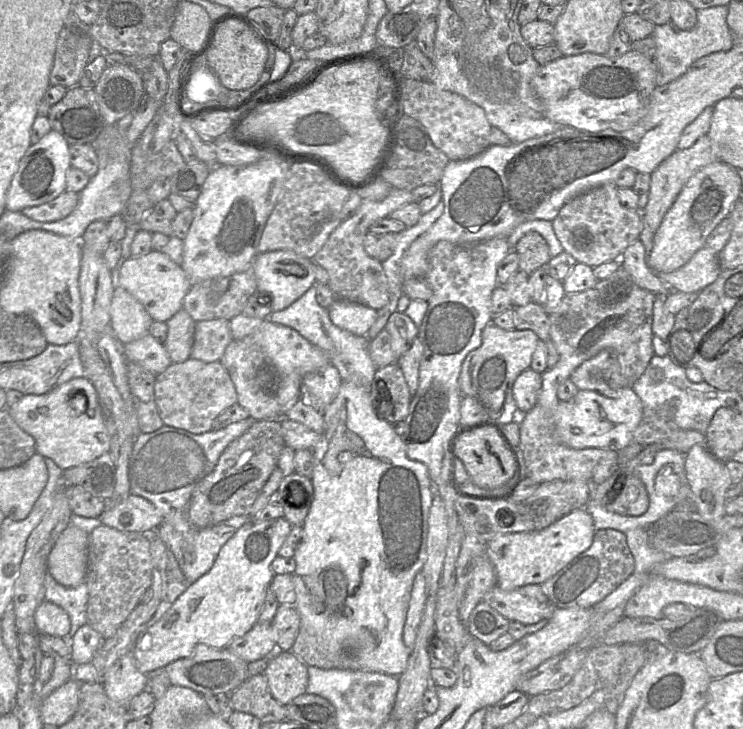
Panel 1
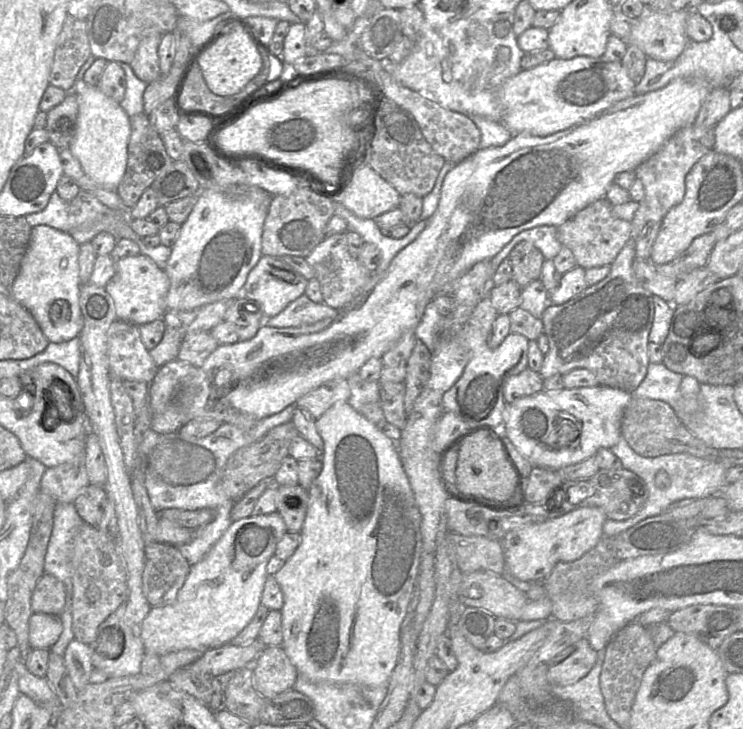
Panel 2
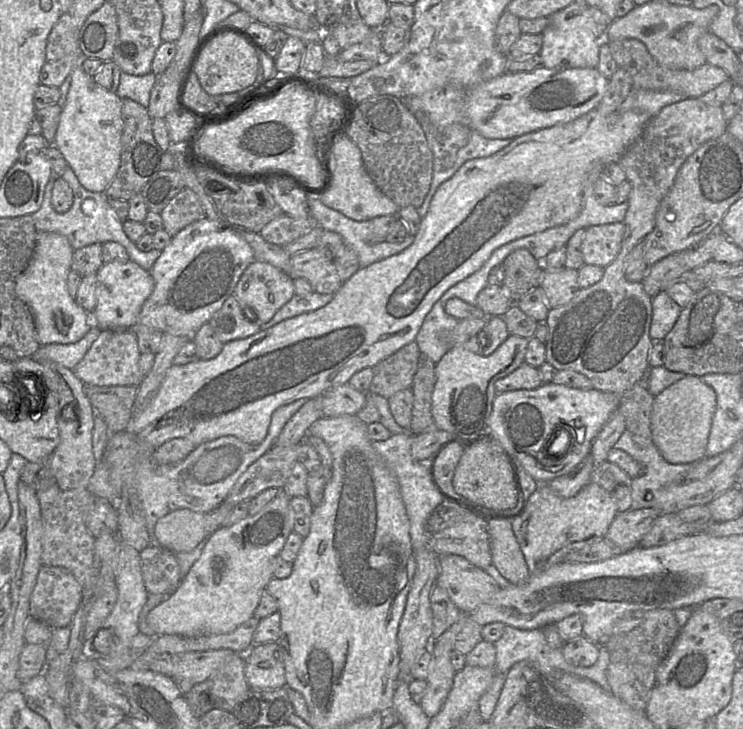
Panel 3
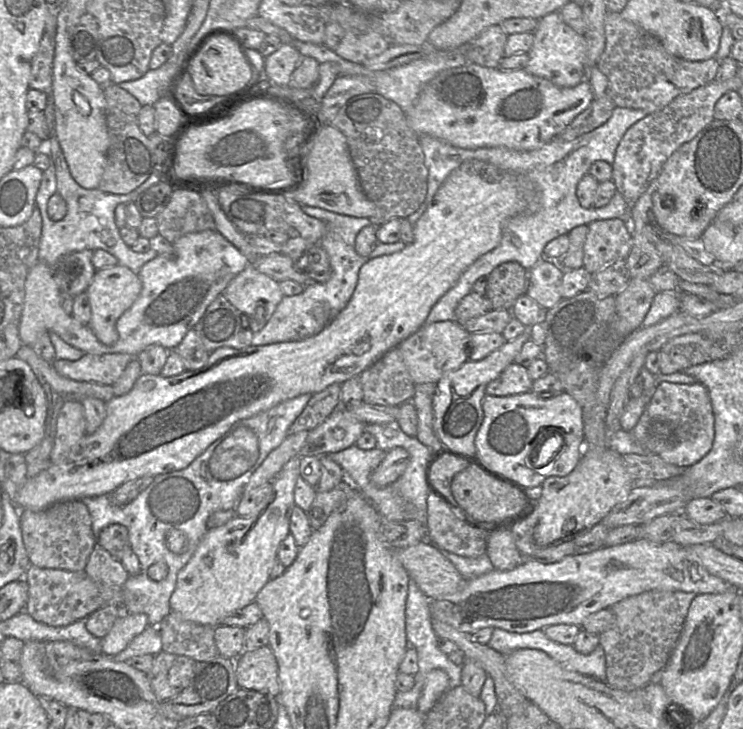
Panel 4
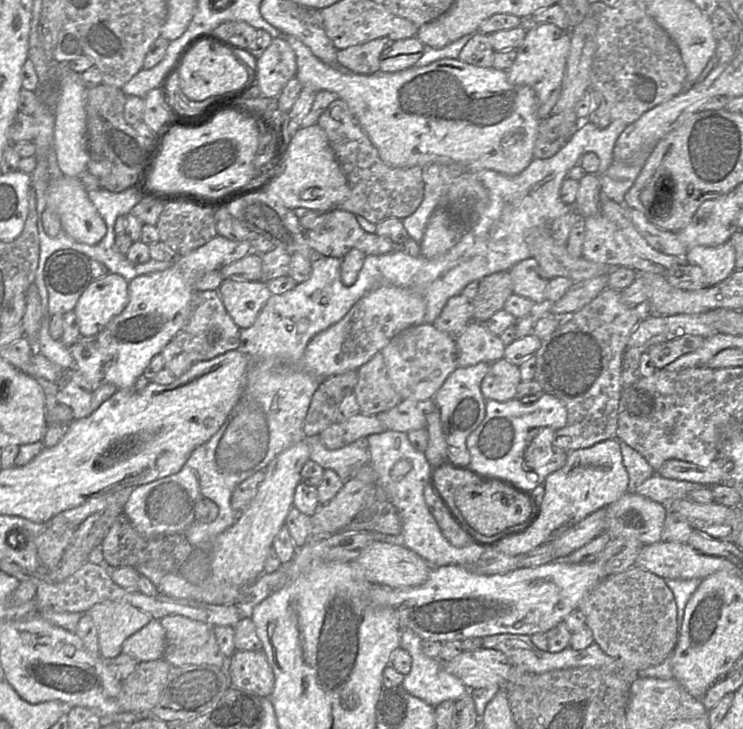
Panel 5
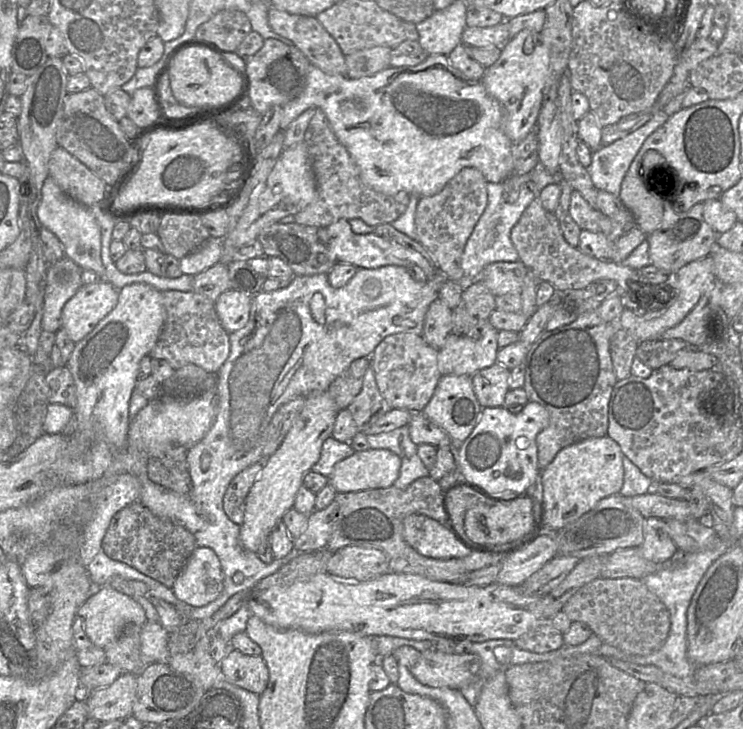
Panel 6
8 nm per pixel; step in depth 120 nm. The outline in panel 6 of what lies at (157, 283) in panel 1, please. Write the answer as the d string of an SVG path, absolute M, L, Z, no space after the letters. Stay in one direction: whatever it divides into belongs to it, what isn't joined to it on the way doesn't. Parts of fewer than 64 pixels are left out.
M106 280L83 285L63 306L61 327L77 343L88 335L118 302L119 290Z

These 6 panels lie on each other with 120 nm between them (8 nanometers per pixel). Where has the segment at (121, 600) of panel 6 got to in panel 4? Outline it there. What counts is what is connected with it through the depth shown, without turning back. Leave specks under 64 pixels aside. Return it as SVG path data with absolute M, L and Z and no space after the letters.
M121 613L109 632L101 638L102 653L106 656L118 654L147 626L148 617L146 614Z

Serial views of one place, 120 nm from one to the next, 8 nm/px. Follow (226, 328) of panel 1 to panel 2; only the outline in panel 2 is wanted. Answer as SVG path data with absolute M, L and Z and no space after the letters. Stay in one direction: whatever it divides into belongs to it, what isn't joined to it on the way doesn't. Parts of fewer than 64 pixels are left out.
M193 331L185 334L177 359L200 367L218 346L218 342L209 331Z

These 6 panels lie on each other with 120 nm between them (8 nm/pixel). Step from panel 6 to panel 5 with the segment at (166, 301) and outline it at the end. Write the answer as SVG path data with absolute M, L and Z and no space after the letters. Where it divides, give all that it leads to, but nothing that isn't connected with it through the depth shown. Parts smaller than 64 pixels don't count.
M218 290L195 291L191 315L173 340L178 341L196 363L237 350L240 345L240 334L241 329L226 311Z

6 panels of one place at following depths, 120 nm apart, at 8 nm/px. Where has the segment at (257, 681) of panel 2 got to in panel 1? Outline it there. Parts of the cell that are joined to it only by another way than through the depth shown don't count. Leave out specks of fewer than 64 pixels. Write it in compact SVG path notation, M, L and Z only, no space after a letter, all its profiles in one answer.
M291 650L283 651L269 660L263 674L273 698L282 705L306 693L307 665Z

